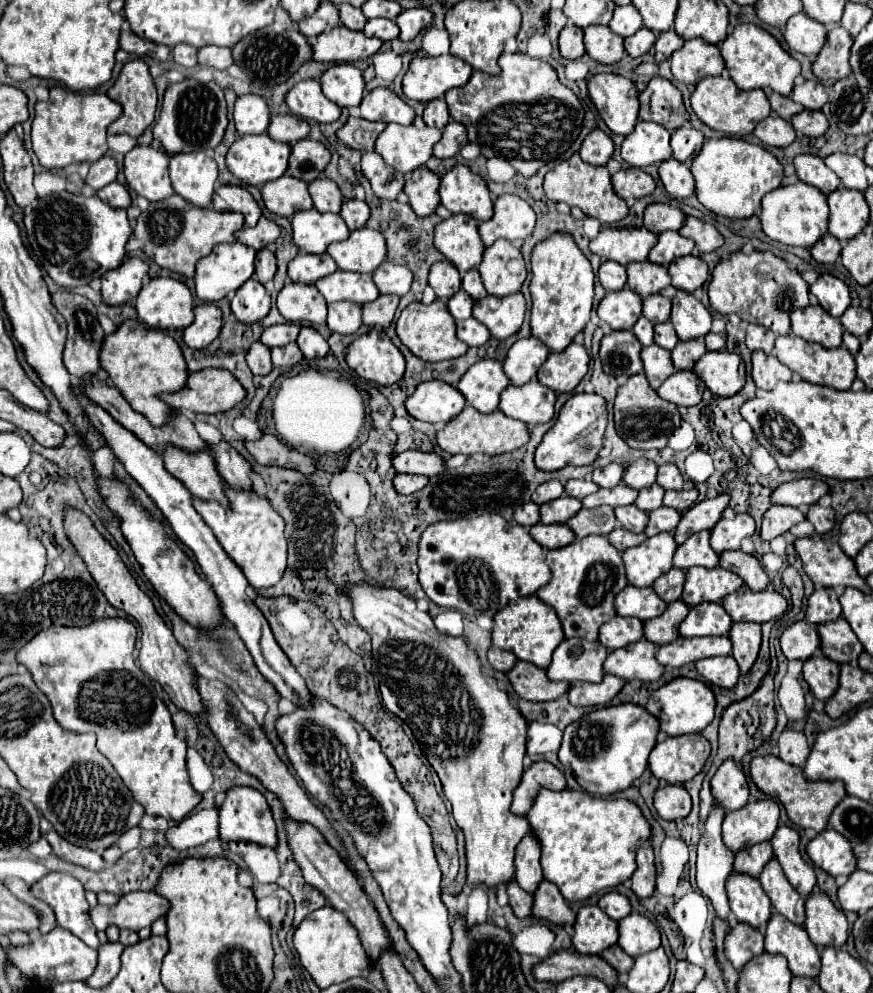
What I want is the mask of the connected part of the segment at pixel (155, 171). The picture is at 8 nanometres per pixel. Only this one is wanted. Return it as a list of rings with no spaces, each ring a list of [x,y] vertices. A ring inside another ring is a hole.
[[[137,144],[123,162],[129,188],[151,202],[173,196],[173,186],[167,174],[167,160],[169,158],[165,152]]]

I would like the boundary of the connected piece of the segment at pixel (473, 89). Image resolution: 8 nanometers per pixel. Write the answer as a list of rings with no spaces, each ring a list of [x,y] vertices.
[[[517,36],[506,42],[502,53],[499,76],[473,72],[469,82],[451,88],[445,100],[451,118],[467,128],[469,142],[479,144],[483,156],[505,158],[519,174],[529,178],[571,148],[585,112],[577,96],[559,82],[557,72],[547,62],[518,51]]]

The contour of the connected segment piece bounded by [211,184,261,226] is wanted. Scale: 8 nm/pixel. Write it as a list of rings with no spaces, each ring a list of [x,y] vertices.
[[[217,186],[211,204],[215,212],[241,212],[245,216],[247,226],[255,226],[261,218],[261,208],[253,200],[253,196],[241,186]]]

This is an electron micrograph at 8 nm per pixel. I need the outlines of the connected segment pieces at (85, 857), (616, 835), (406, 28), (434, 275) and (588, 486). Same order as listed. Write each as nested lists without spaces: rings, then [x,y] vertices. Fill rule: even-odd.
[[[49,830],[47,834],[43,834],[47,838],[47,842],[51,844],[53,852],[67,860],[67,862],[73,862],[73,864],[79,864],[87,870],[93,870],[93,872],[99,872],[105,868],[105,862],[101,858],[101,854],[93,852],[93,850],[87,850],[87,848],[81,848],[81,846],[75,846],[71,842],[67,842],[63,836],[59,836],[55,830]]]
[[[541,788],[541,792],[537,794],[533,806],[529,808],[529,812],[525,814],[527,822],[529,822],[529,830],[531,834],[537,838],[537,842],[541,844],[541,866],[543,866],[543,876],[545,880],[553,882],[563,898],[567,902],[583,902],[587,898],[591,898],[593,894],[623,884],[625,880],[629,880],[635,872],[635,854],[637,850],[649,840],[651,836],[651,828],[647,824],[647,820],[643,818],[641,810],[637,804],[623,800],[623,798],[595,798],[587,792],[575,792],[575,790],[545,790]]]
[[[411,8],[411,10],[403,10],[395,22],[401,28],[399,40],[413,40],[421,30],[425,30],[427,26],[431,26],[433,14],[427,8]]]
[[[447,260],[435,262],[429,272],[429,286],[435,290],[437,298],[451,298],[455,292],[461,290],[459,270]]]
[[[583,478],[583,480],[569,480],[565,484],[565,494],[573,496],[573,498],[585,498],[593,492],[597,492],[599,486],[595,482],[591,482],[589,478]]]

